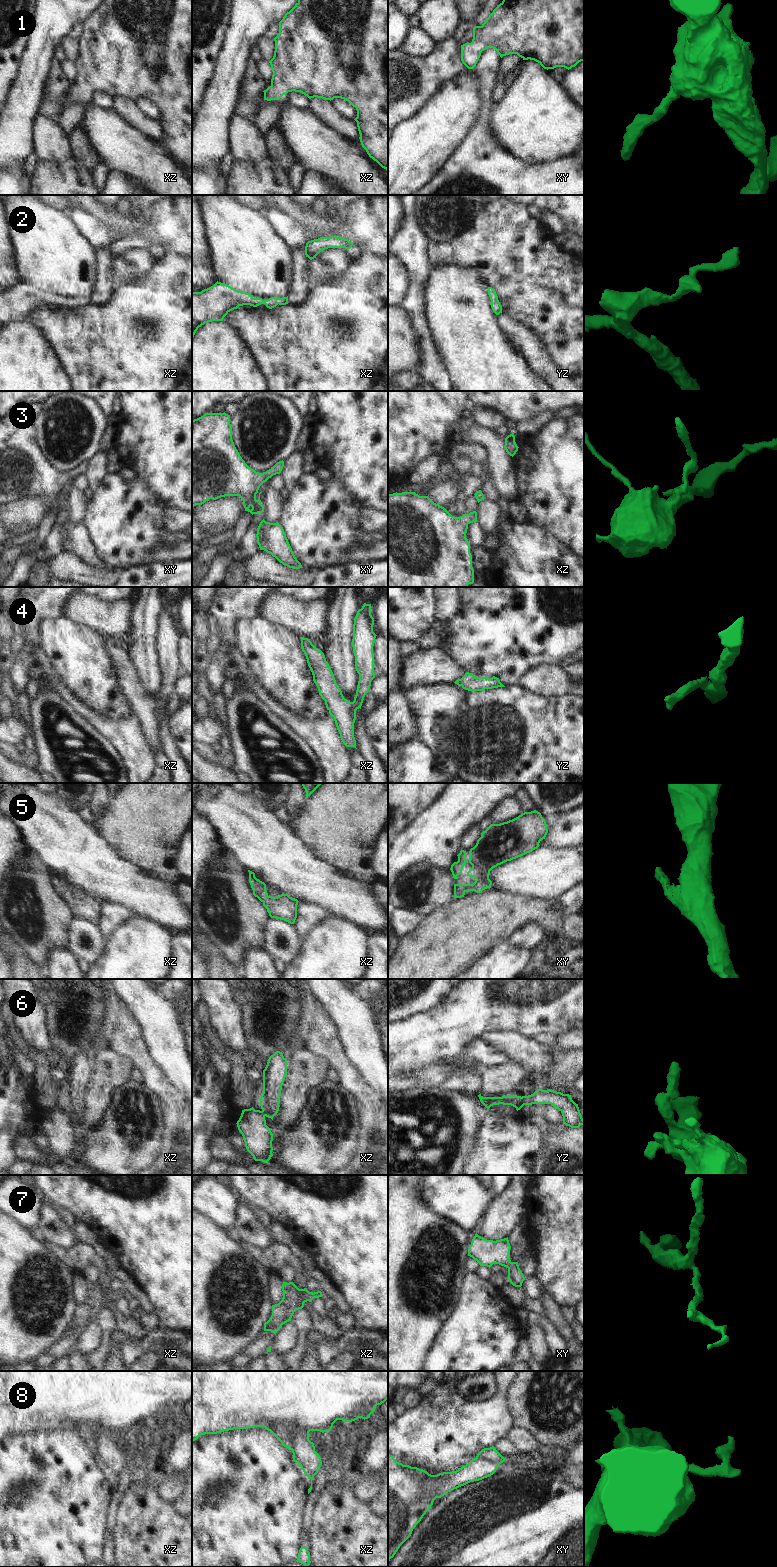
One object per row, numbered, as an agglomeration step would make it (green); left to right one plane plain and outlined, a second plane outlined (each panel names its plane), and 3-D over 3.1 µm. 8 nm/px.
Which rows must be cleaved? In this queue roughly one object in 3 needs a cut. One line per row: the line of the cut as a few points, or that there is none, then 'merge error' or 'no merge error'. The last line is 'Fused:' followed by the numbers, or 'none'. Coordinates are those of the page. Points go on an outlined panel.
1: cut none; no merge error
2: cut none; no merge error
3: cut none; no merge error
4: cut none; no merge error
5: cut none; no merge error
6: cut yz (521, 1097), (524, 1104); merge error
7: cut none; no merge error
8: cut xz (308, 1429), (297, 1426), (291, 1428), (290, 1449); merge error
Fused: 6, 8

